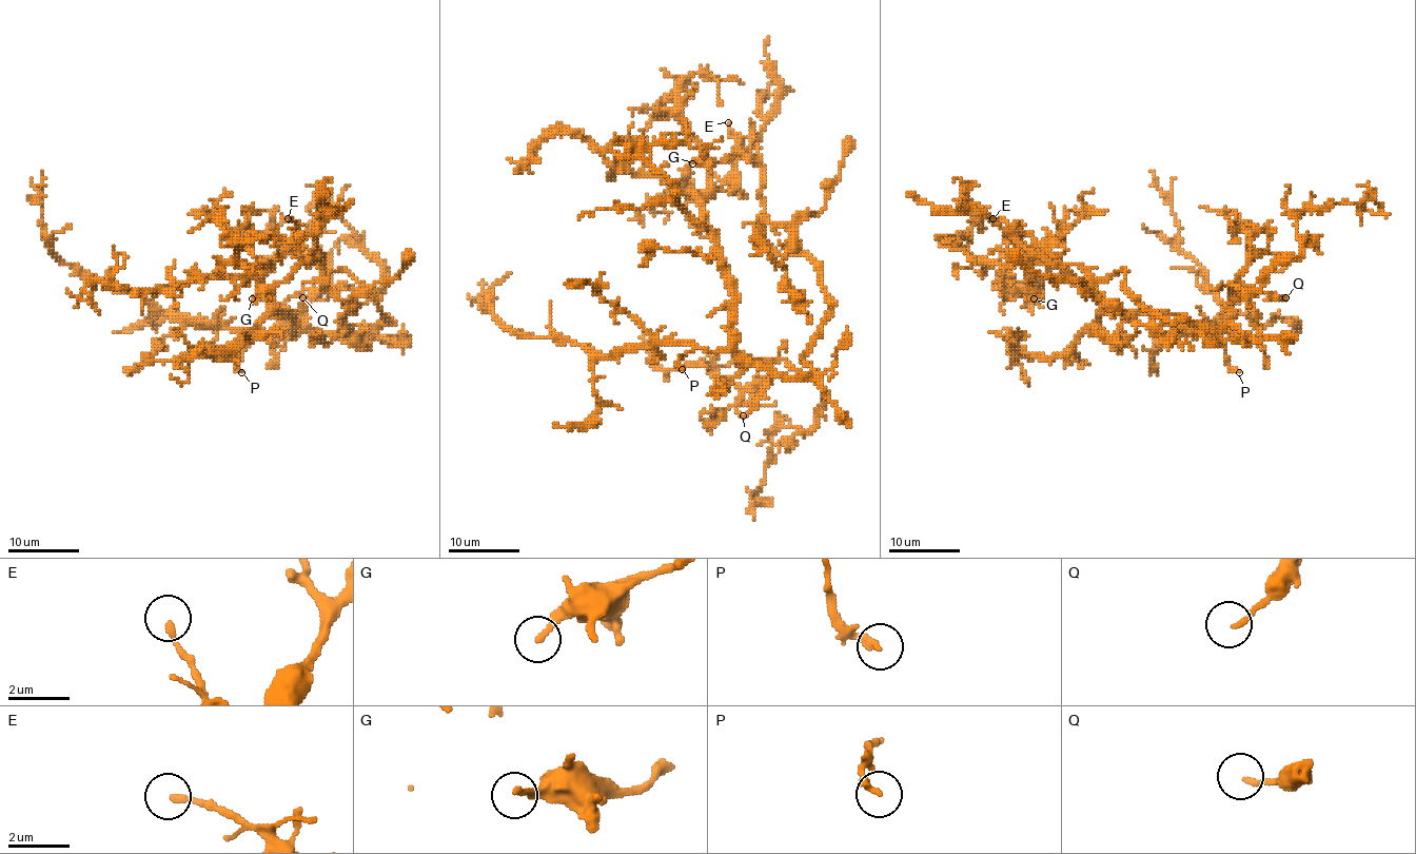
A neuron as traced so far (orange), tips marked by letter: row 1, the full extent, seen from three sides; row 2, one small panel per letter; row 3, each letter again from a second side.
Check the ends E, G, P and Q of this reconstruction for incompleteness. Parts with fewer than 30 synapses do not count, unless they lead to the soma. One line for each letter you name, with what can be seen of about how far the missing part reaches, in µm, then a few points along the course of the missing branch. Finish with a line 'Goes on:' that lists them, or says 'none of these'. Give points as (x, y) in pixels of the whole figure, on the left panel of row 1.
Goes on: none of these

